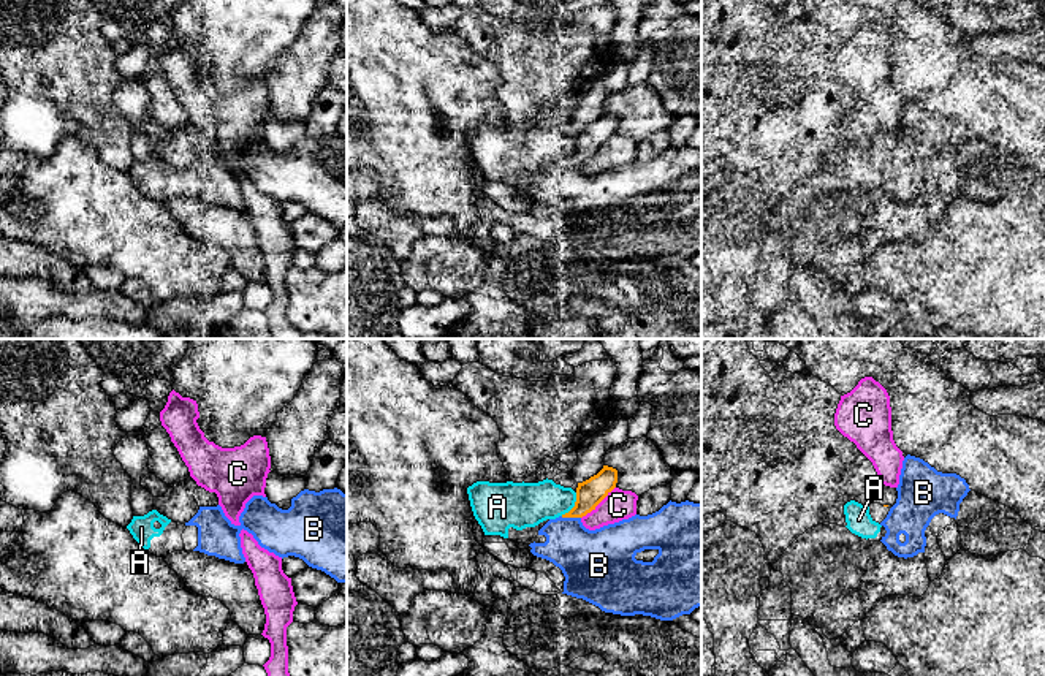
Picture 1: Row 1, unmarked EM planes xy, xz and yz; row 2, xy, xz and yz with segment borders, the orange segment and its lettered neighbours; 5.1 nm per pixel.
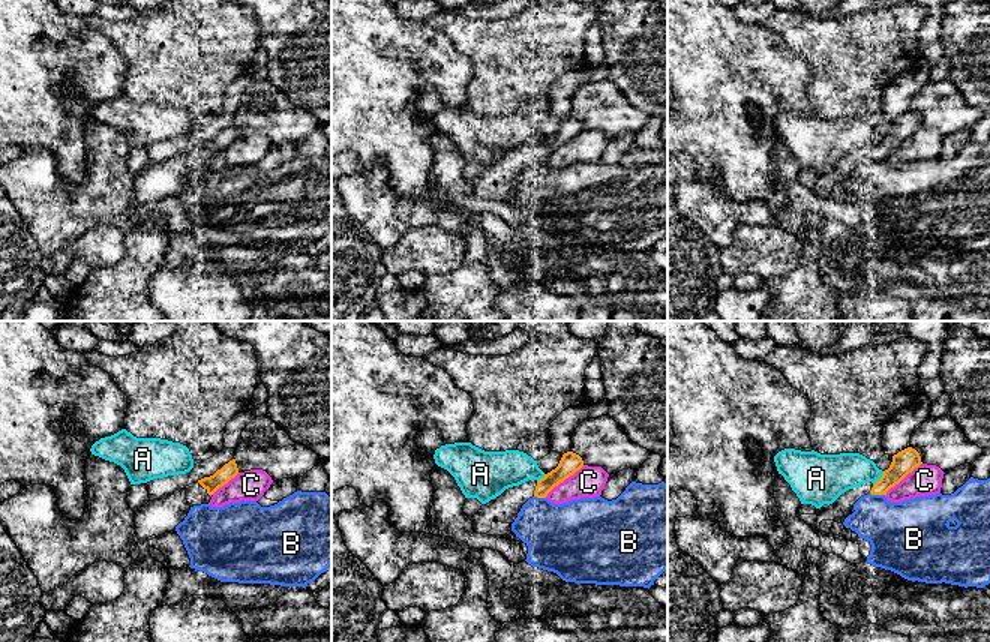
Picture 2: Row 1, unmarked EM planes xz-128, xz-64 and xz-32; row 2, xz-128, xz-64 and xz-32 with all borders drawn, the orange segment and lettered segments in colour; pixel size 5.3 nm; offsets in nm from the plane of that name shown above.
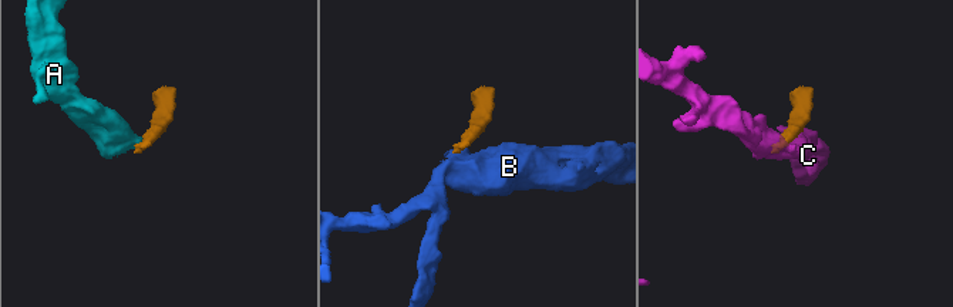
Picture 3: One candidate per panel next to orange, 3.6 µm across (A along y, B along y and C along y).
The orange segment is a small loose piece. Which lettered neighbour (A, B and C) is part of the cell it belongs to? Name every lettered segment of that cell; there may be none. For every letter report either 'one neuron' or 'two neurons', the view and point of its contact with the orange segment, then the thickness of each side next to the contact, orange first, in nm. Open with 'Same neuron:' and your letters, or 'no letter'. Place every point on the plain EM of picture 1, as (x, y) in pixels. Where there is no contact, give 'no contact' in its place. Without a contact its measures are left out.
Same neuron: no letter
A: two neurons | xz (575, 151) | 140/220 nm
B: two neurons | xz (570, 162) | 140/320 nm
C: two neurons | xz (597, 149) | 140/150 nm

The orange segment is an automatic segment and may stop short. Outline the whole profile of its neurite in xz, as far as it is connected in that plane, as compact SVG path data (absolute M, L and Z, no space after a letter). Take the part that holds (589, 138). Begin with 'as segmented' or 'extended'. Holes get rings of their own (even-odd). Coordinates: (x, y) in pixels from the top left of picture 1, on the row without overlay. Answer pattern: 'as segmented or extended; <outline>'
as segmented; M608 111L591 122L589 125L578 128L576 133L576 147L575 152L562 160L562 163L583 163L616 133L618 128L618 116Z

